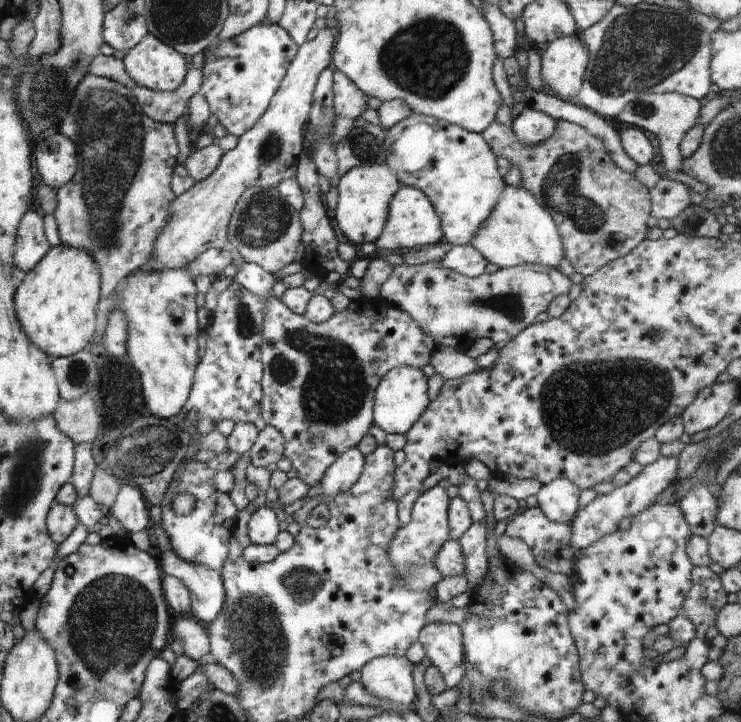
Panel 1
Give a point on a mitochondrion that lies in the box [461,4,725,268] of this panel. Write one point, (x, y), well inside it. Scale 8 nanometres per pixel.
(640, 48)

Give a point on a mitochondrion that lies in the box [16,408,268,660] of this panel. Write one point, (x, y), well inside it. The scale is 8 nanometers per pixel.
(151, 451)

